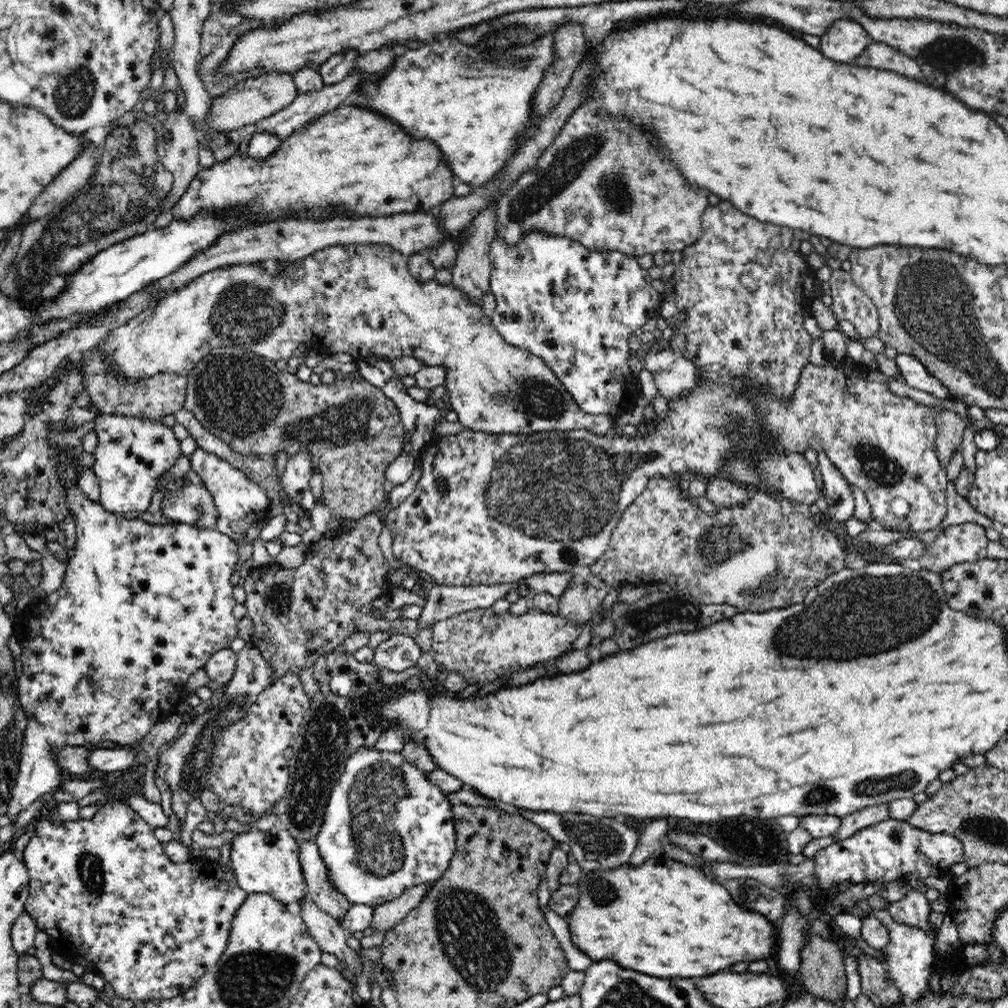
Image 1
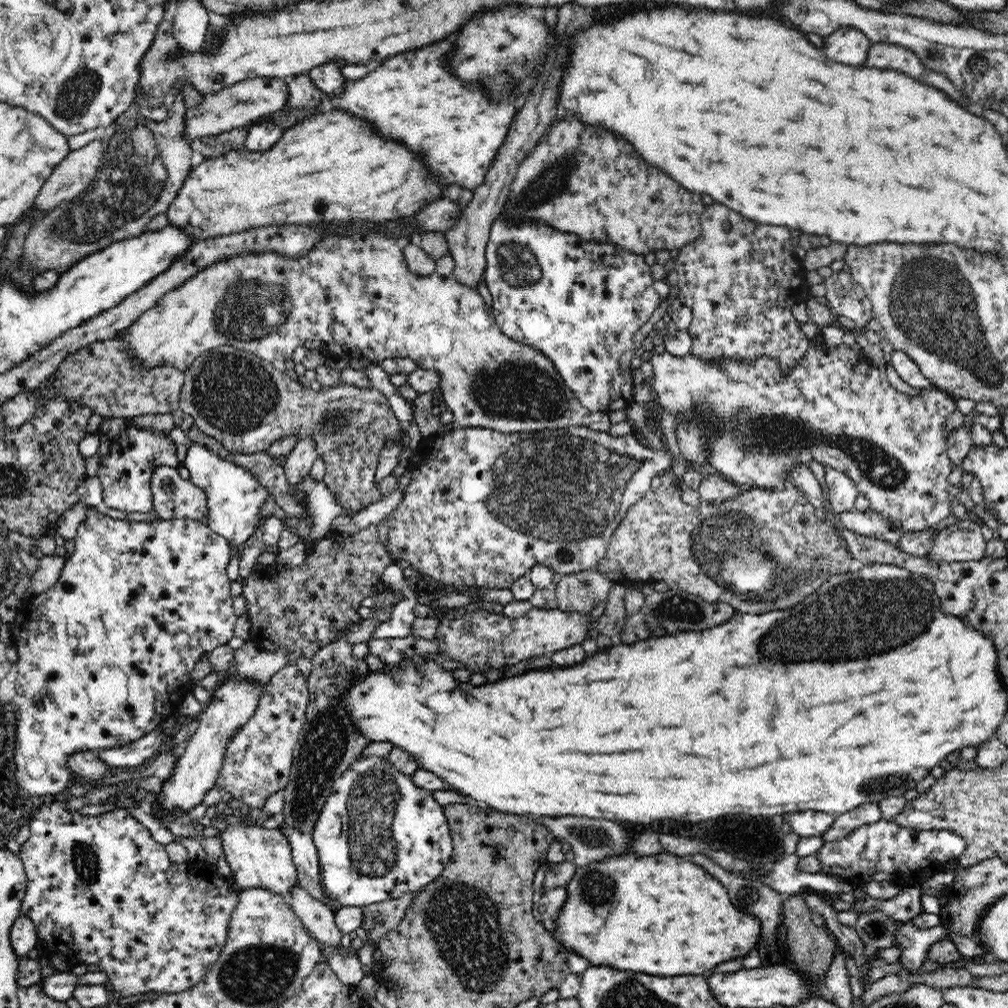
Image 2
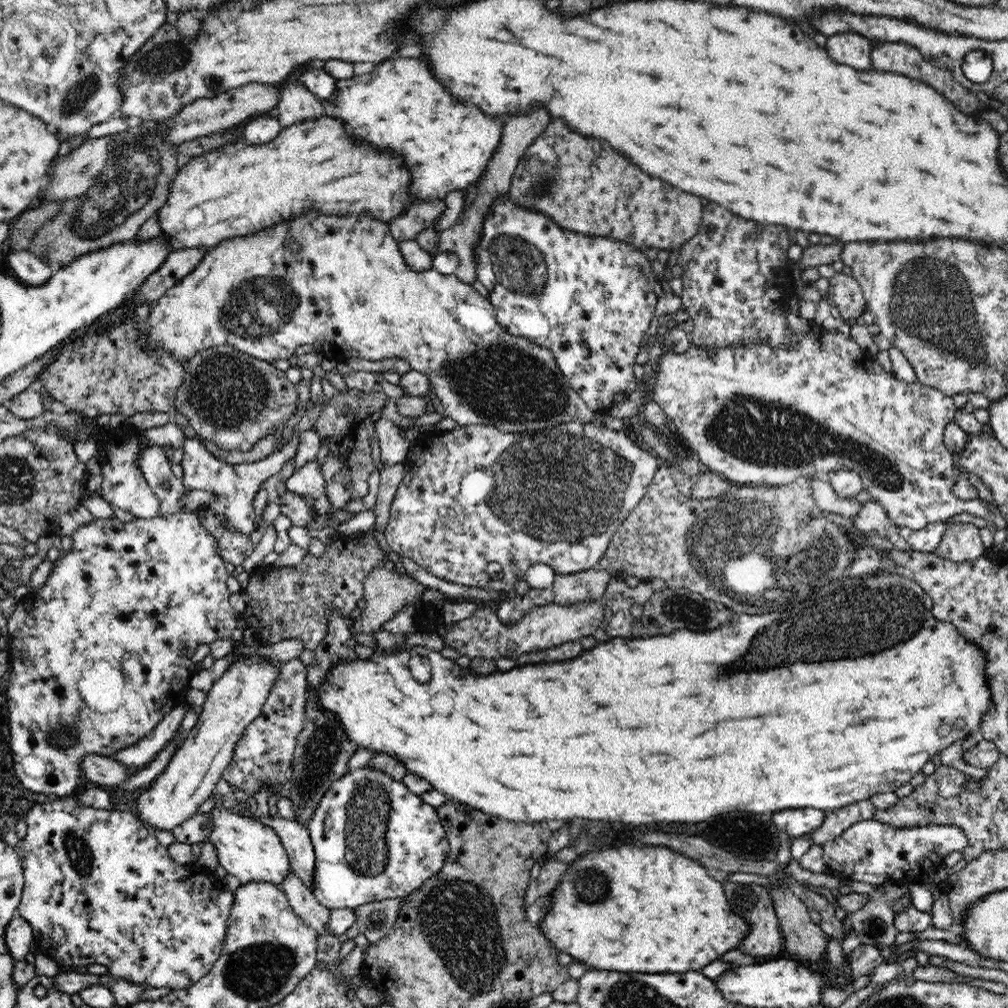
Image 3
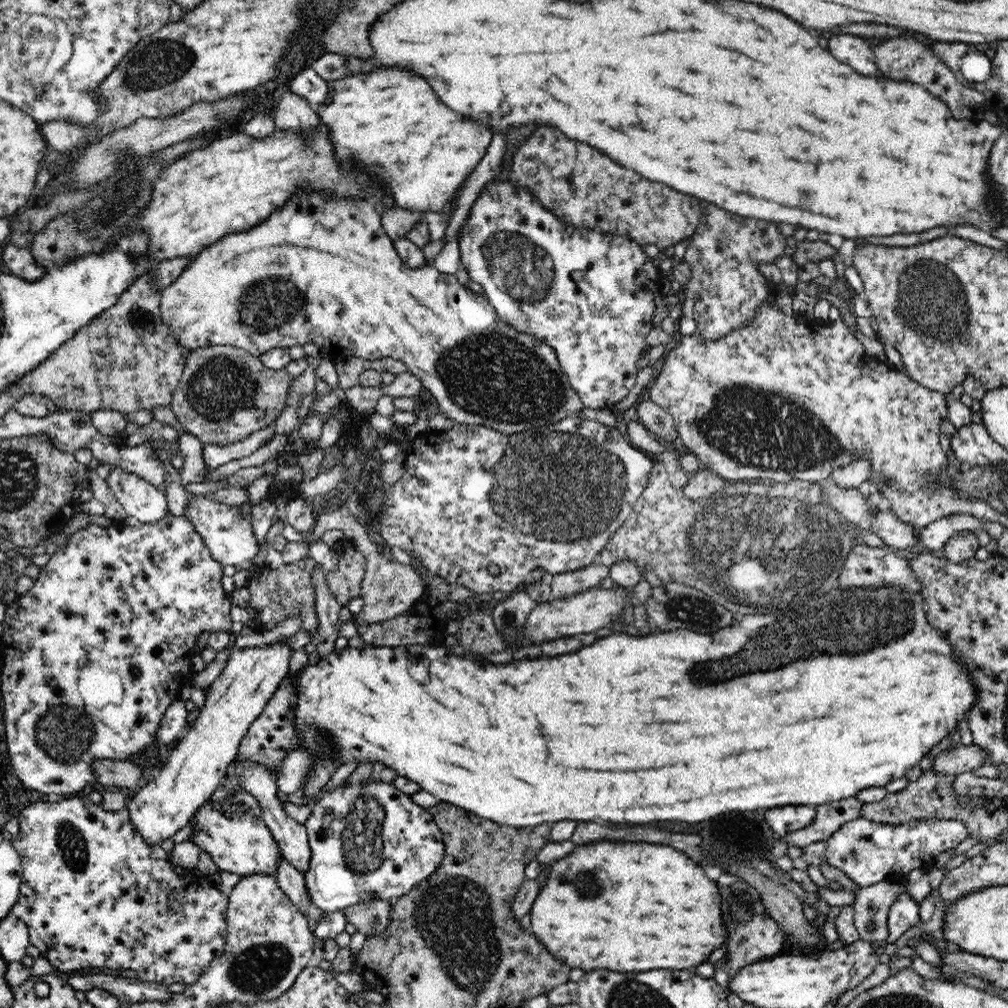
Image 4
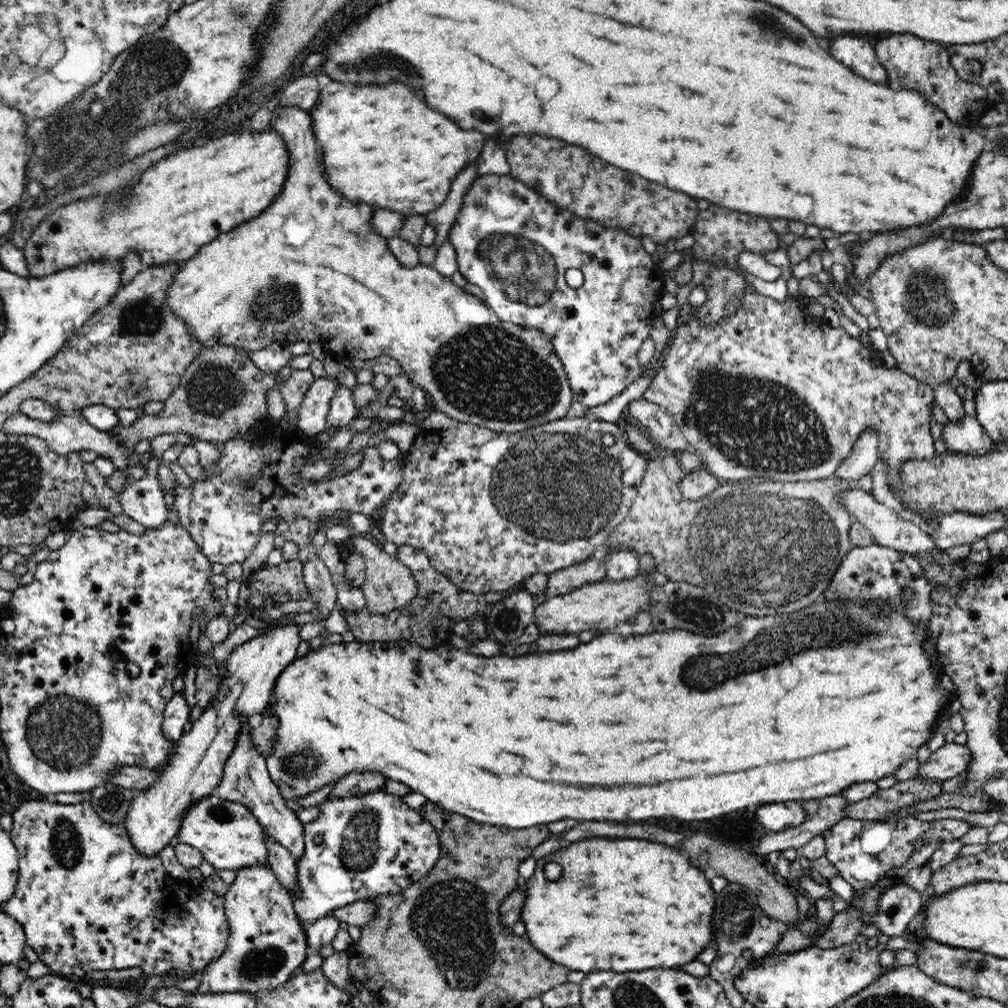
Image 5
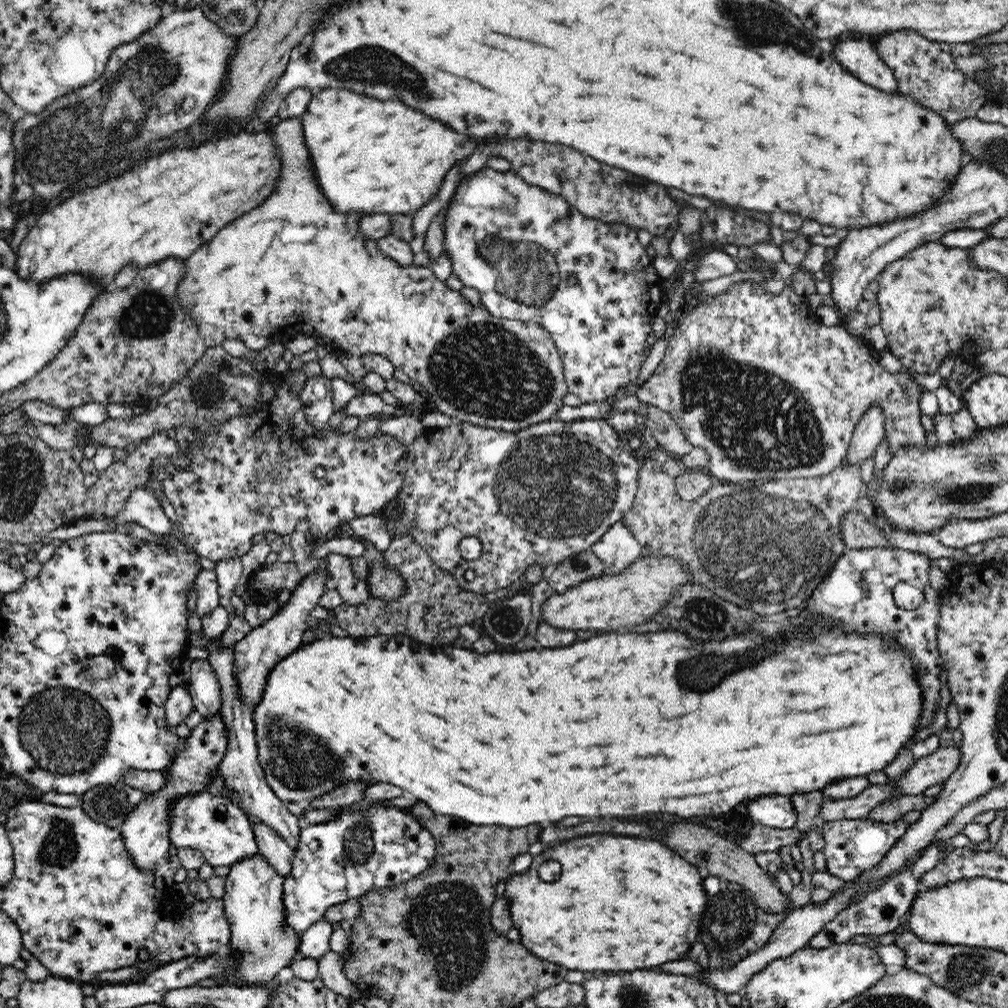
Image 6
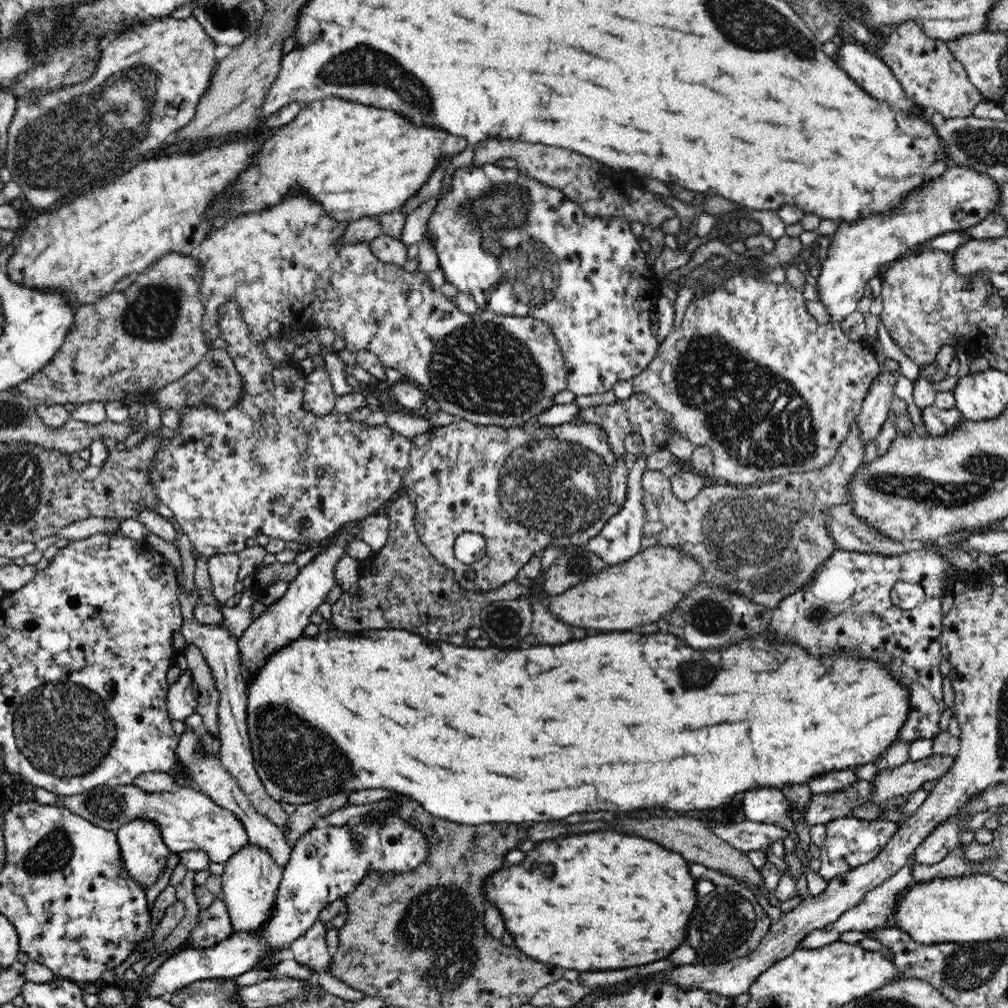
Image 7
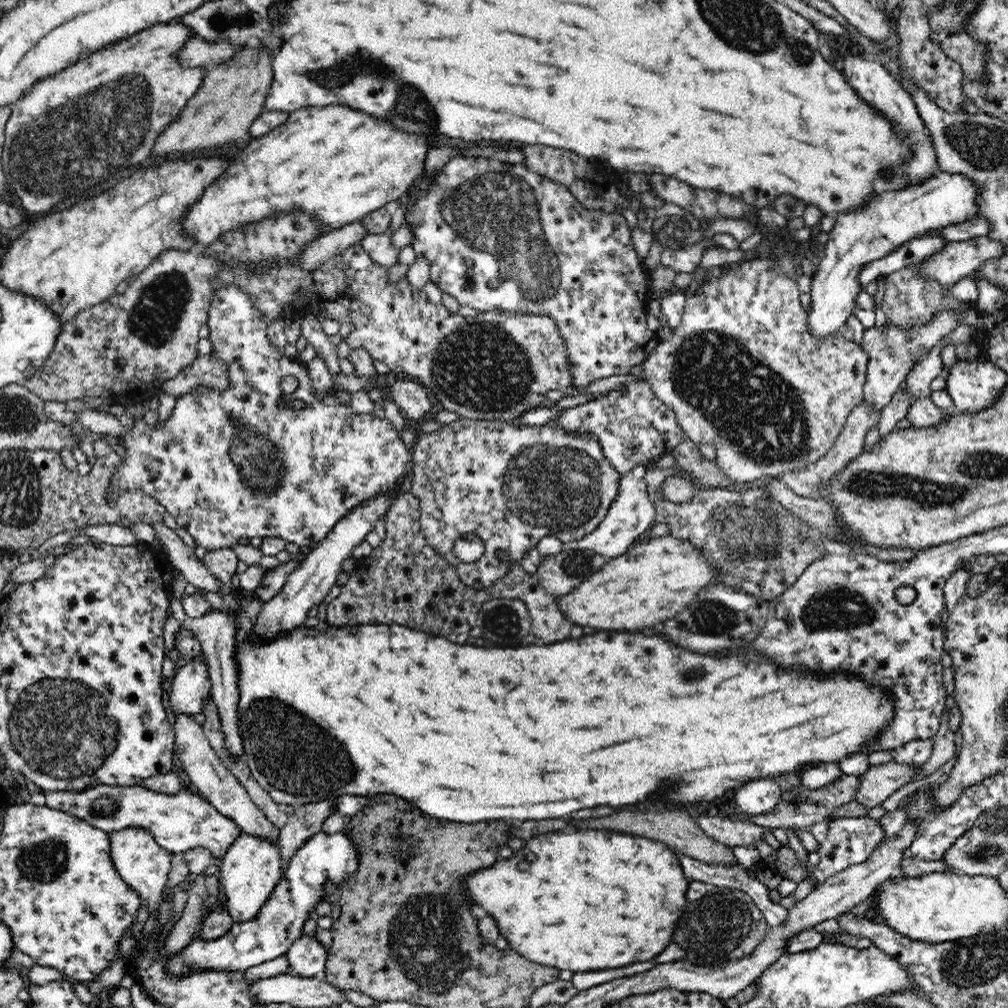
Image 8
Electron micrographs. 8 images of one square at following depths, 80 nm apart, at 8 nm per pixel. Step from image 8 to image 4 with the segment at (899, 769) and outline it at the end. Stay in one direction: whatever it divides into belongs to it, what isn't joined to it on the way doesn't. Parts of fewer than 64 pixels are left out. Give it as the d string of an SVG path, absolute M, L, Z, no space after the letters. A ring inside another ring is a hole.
M954 745L952 750L944 750L933 758L931 769L938 773L959 775L976 770L988 762L988 755L980 747Z

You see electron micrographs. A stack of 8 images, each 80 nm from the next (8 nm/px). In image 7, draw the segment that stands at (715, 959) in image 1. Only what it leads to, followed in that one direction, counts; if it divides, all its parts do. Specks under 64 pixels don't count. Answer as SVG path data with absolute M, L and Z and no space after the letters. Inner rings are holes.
M618 831L618 834L616 832L592 832L592 834L566 836L566 838L560 836L554 840L539 842L534 850L526 852L526 858L521 864L505 865L500 872L492 874L486 880L484 887L486 887L486 894L492 896L492 898L488 898L488 903L494 905L504 918L506 932L509 934L511 943L515 944L526 956L543 961L544 964L553 964L568 970L585 973L586 971L611 971L642 967L644 964L666 959L688 936L688 924L690 924L690 920L698 908L698 898L695 891L696 880L690 871L690 862L686 861L679 853L667 850L653 840L650 841ZM546 866L554 866L554 874L550 877L544 874Z

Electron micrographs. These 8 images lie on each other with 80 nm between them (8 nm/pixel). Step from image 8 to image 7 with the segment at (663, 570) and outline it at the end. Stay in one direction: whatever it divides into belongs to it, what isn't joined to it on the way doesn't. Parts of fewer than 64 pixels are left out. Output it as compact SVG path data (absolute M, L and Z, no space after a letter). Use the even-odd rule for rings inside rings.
M655 545L639 550L631 559L604 570L569 588L566 592L549 597L549 614L573 627L595 628L603 632L637 631L643 624L657 622L672 612L696 584L700 584L700 564L692 555L672 546Z

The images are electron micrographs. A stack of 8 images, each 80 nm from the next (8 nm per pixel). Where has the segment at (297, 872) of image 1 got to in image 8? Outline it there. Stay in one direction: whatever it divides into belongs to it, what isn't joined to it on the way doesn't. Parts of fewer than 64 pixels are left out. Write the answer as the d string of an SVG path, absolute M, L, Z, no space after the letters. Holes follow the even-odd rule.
M99 785L82 792L44 791L35 800L48 808L60 809L88 821L94 828L114 832L122 828L147 828L162 849L170 853L187 852L194 848L209 851L219 863L232 844L238 840L241 829L231 817L218 812L198 793L184 792L167 796L142 786L124 787Z

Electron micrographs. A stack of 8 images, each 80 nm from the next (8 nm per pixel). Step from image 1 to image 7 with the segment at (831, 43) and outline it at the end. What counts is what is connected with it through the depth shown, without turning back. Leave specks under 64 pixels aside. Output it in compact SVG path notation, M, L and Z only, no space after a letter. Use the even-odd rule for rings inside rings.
M845 43L840 48L831 49L832 56L840 68L856 81L864 84L868 92L876 92L880 100L888 100L900 111L913 111L916 106L906 97L906 92L893 70L882 64L878 57L870 54L862 43Z

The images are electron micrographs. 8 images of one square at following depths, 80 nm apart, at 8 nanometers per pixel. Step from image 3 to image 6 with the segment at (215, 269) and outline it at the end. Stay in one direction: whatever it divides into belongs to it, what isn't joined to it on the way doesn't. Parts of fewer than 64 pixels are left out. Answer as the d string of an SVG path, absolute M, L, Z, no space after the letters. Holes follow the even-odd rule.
M301 116L278 120L269 127L275 132L277 146L280 147L283 156L280 180L275 192L262 205L239 216L234 222L228 223L226 227L220 229L220 232L210 242L200 246L185 261L185 276L182 277L178 288L176 288L179 306L185 308L188 318L196 323L205 345L207 347L218 347L221 346L223 340L236 339L242 341L250 350L256 351L262 350L270 344L285 345L296 334L308 334L316 340L327 336L329 342L325 344L325 347L328 349L330 344L335 342L339 345L339 353L348 352L360 358L362 355L380 354L380 356L387 358L394 364L394 369L402 371L410 377L411 381L420 384L426 392L430 392L437 410L453 417L455 421L516 432L552 418L554 412L562 406L562 398L569 390L563 374L564 364L548 331L534 322L518 323L512 320L504 324L492 317L487 309L483 307L474 308L471 303L462 298L461 294L458 294L458 291L448 289L445 285L446 282L436 279L429 267L422 269L402 267L391 257L384 256L380 253L378 240L374 237L364 237L364 234L360 233L359 220L363 218L363 212L339 212L327 199L327 195L324 196L320 192L318 176L315 176L315 167L311 163L310 148L307 148L307 144L305 144Z

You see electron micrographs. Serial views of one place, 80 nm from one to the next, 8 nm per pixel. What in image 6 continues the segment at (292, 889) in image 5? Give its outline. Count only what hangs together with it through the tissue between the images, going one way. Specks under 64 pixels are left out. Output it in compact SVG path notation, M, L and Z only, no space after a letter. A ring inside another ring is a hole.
M248 815L256 845L260 850L259 855L264 856L264 859L274 867L274 870L285 879L292 870L294 850L286 841L282 840L280 835L276 834L272 827L256 817Z

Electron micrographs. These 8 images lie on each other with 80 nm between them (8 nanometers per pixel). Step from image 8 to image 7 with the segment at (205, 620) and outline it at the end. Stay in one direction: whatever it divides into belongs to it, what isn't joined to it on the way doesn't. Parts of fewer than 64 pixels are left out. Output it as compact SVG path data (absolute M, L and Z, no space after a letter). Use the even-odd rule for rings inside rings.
M192 619L183 620L183 631L181 632L188 644L198 647L204 655L205 661L210 667L216 690L218 690L219 707L219 737L223 740L218 756L222 766L231 773L238 782L239 788L245 791L254 809L269 821L276 824L284 832L287 829L289 815L282 811L280 802L268 795L260 775L254 768L254 752L250 734L248 733L248 710L247 710L247 687L245 674L240 662L240 649L238 639L230 633L224 623L200 623Z

